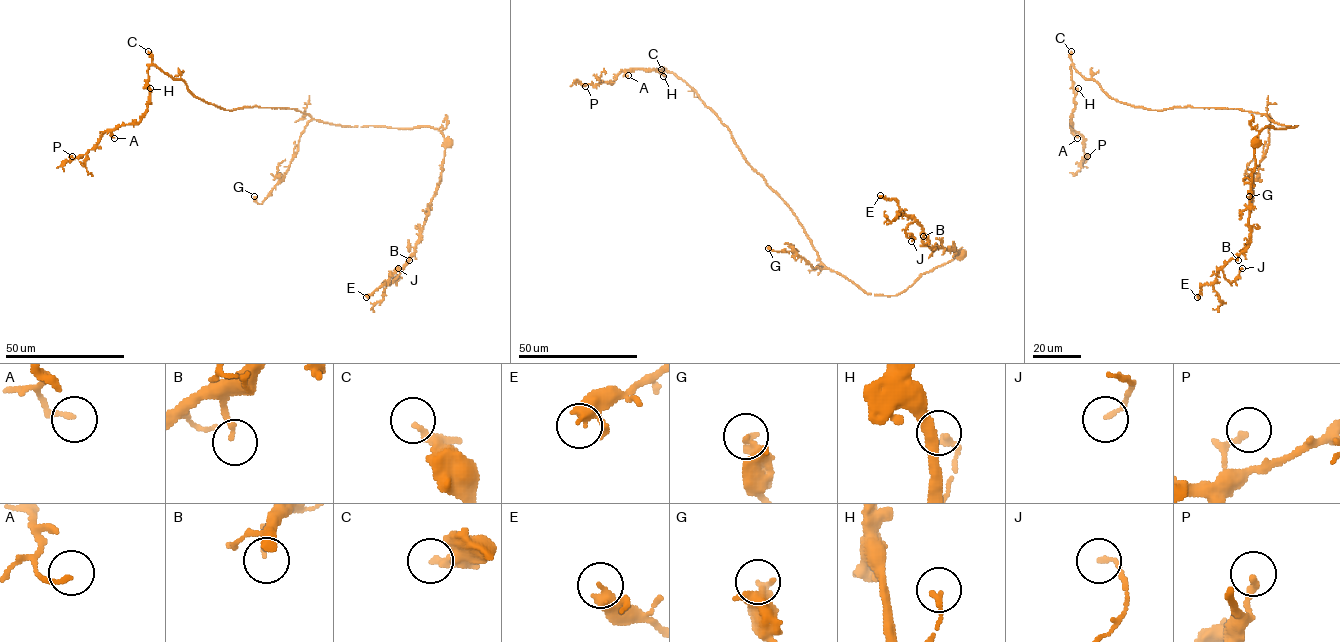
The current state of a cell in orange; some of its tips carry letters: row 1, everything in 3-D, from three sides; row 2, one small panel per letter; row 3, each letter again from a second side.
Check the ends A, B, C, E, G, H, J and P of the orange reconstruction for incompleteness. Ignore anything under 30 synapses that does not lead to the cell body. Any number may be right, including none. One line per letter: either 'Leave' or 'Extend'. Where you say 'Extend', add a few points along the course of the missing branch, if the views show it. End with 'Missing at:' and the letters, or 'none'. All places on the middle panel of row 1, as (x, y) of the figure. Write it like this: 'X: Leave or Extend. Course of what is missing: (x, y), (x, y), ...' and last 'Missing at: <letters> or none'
A: Leave
B: Leave
C: Leave
E: Leave
G: Leave
H: Leave
J: Leave
P: Leave
Missing at: none

